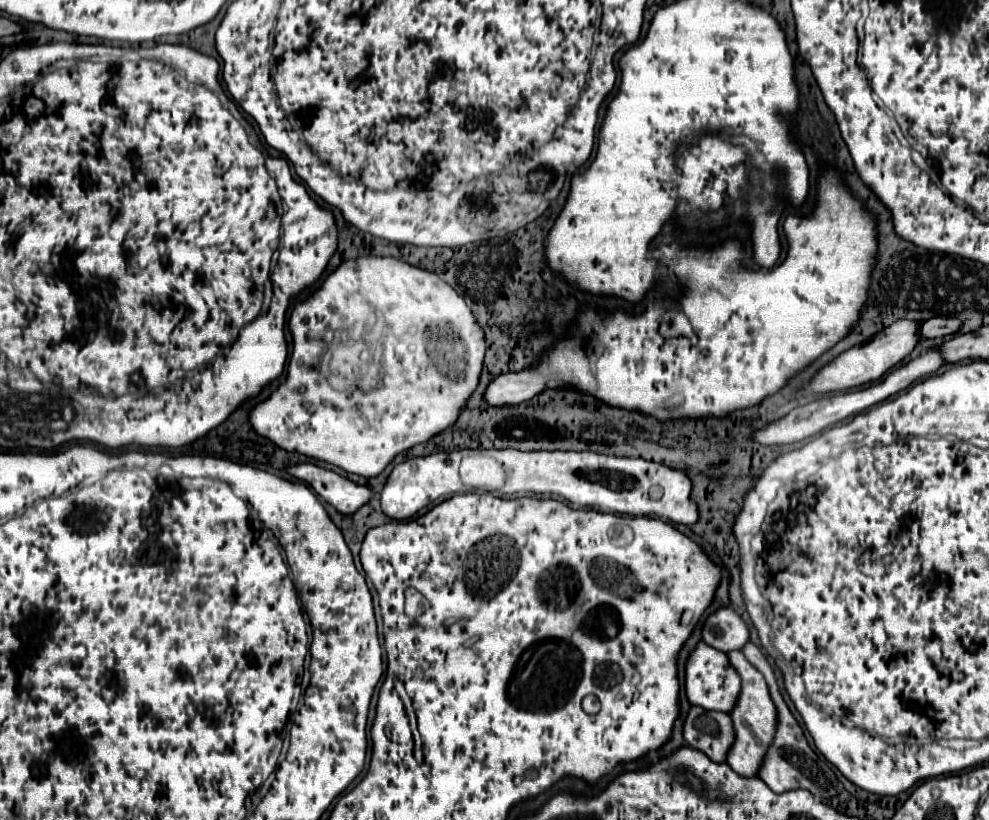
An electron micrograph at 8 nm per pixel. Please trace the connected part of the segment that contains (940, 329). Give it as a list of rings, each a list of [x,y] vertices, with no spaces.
[[[945,317],[927,319],[921,325],[921,335],[923,337],[945,337],[945,335],[955,335],[959,331],[961,331],[961,321],[945,319]]]

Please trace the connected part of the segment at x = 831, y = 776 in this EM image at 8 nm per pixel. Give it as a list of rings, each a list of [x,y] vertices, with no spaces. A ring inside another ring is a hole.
[[[745,645],[743,649],[745,657],[765,675],[765,681],[769,685],[769,691],[771,691],[771,697],[773,697],[773,703],[777,707],[777,715],[779,715],[779,727],[777,727],[777,735],[775,735],[775,741],[763,761],[763,767],[759,769],[759,777],[769,785],[771,791],[775,793],[785,793],[785,791],[793,791],[793,789],[807,789],[811,791],[813,795],[821,797],[821,799],[833,799],[835,795],[839,795],[839,779],[837,779],[837,773],[835,773],[835,767],[829,765],[827,761],[823,761],[807,743],[805,739],[805,733],[801,729],[801,725],[797,723],[797,719],[793,717],[793,713],[789,711],[787,703],[783,701],[781,697],[781,691],[779,691],[779,685],[777,685],[777,679],[775,679],[775,673],[773,673],[773,667],[769,665],[767,657],[763,655],[763,651],[757,647],[757,645]]]

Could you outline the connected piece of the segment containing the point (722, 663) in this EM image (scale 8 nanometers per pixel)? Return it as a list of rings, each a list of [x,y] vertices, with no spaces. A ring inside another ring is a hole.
[[[699,643],[687,661],[687,677],[685,677],[687,699],[693,705],[699,705],[707,711],[723,711],[729,713],[737,703],[737,693],[741,691],[741,677],[729,663],[729,657],[705,643]]]

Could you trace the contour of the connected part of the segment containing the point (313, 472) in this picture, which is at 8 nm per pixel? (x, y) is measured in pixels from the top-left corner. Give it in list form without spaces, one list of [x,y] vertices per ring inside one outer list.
[[[311,463],[295,465],[287,469],[287,473],[307,483],[323,501],[333,505],[341,515],[353,515],[363,505],[367,505],[373,497],[373,493],[367,487],[357,485],[347,477],[341,477],[335,471]]]

